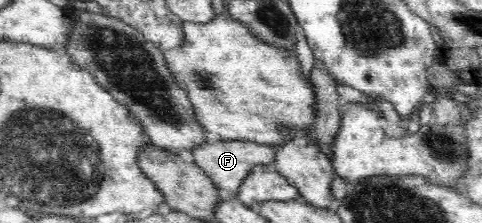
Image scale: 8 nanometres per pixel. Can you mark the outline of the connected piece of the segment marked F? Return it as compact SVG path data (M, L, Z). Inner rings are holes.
M217 139L216 141L208 141L205 145L199 146L191 152L193 154L192 161L203 169L218 189L226 189L233 196L236 196L243 180L250 174L251 170L256 166L273 166L278 150L276 146L255 143L255 141Z

